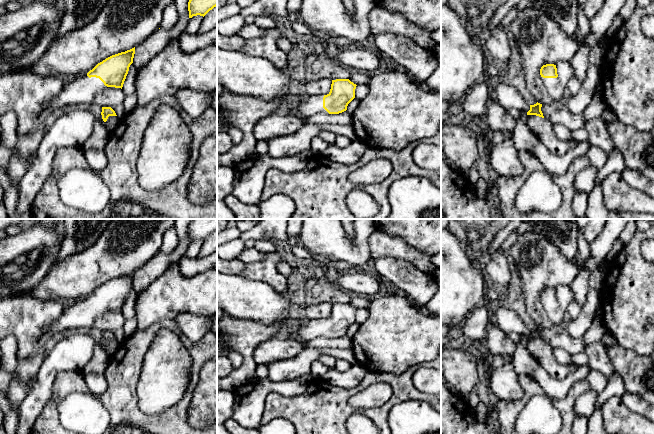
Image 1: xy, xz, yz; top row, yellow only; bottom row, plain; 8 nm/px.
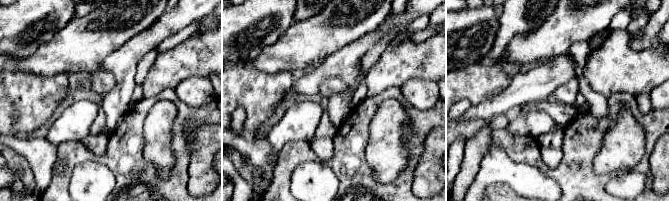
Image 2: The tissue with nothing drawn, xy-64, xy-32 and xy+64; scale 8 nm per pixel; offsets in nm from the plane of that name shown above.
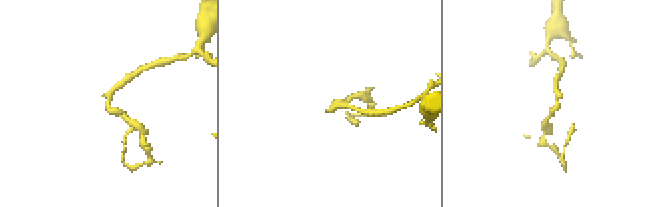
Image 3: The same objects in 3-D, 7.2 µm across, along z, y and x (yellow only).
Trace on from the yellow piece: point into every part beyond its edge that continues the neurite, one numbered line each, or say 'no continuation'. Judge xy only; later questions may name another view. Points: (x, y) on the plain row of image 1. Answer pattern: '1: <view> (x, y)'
1: xy (82, 314)

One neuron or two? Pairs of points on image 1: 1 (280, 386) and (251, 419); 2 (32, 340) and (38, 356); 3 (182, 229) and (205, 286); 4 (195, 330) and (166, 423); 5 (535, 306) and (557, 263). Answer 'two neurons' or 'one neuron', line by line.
1: one neuron
2: two neurons
3: two neurons
4: two neurons
5: one neuron

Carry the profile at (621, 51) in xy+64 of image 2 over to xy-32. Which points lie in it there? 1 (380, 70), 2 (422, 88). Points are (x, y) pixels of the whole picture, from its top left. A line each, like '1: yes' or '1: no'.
1: yes
2: no

